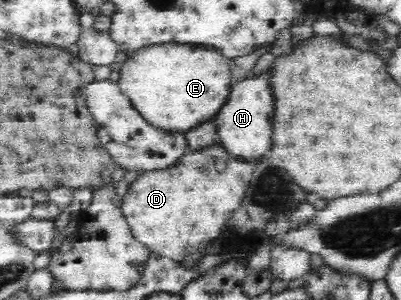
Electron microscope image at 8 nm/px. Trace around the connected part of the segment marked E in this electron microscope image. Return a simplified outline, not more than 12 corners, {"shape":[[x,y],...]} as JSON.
{"shape":[[153,42],[118,87],[152,125],[213,119],[231,85],[206,45]]}

